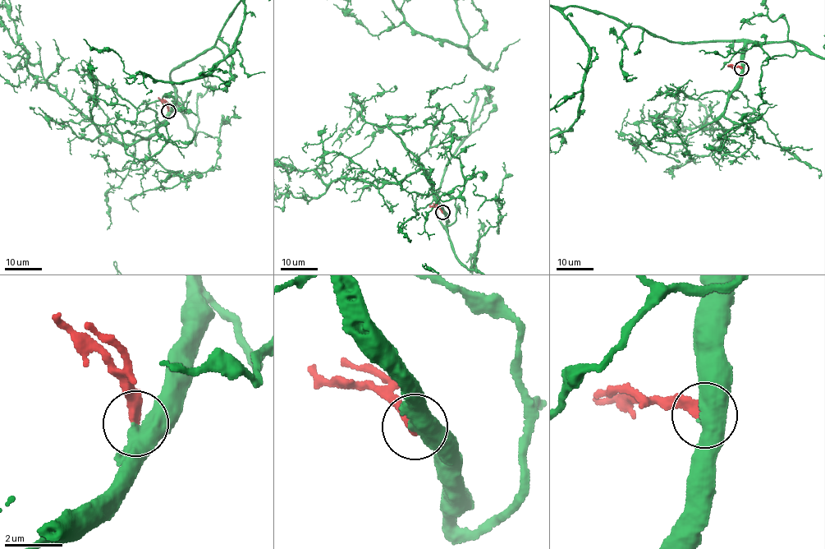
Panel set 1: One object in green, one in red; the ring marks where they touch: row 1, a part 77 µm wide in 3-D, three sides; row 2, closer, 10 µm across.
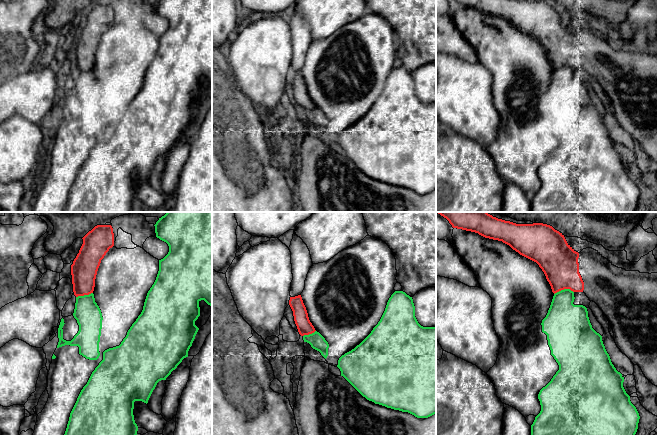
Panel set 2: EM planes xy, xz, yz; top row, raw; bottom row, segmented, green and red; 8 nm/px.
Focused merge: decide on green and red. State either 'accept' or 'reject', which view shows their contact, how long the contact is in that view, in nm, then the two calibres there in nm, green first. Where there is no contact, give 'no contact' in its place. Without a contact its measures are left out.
reject | yz | 160 nm | 300/300 nm

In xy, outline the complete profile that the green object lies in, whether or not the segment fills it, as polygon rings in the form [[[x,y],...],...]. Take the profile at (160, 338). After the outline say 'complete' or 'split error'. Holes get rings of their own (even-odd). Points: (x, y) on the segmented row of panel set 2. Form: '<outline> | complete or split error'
[[[167,212],[159,218],[154,226],[156,237],[168,244],[169,252],[163,259],[159,260],[159,271],[154,284],[147,293],[141,314],[132,324],[121,344],[103,352],[103,360],[92,372],[87,384],[81,390],[70,413],[64,435],[137,435],[138,426],[133,415],[134,402],[142,401],[147,404],[157,383],[161,380],[166,380],[182,360],[188,357],[188,351],[199,330],[195,325],[195,321],[200,316],[199,302],[204,300],[208,305],[212,306],[212,212]]] | complete

